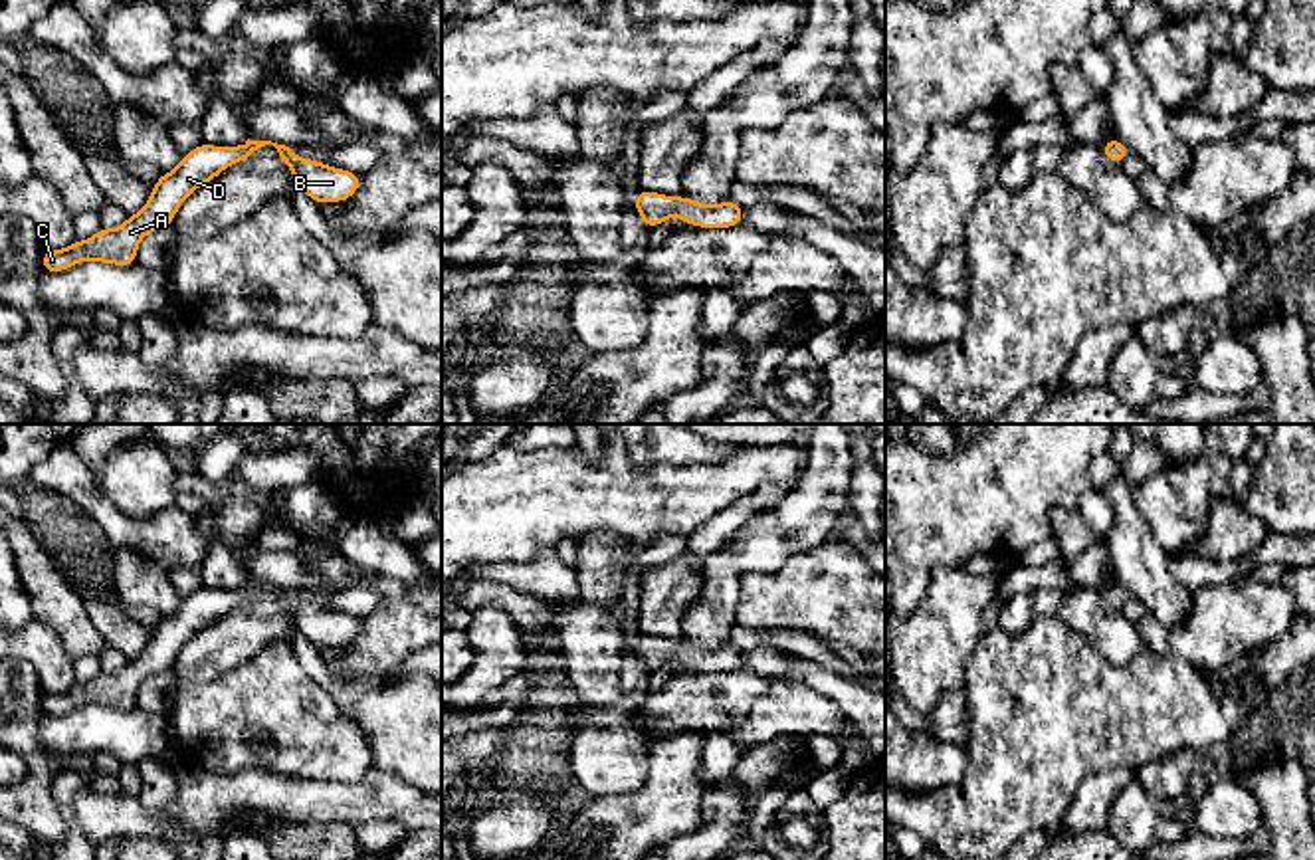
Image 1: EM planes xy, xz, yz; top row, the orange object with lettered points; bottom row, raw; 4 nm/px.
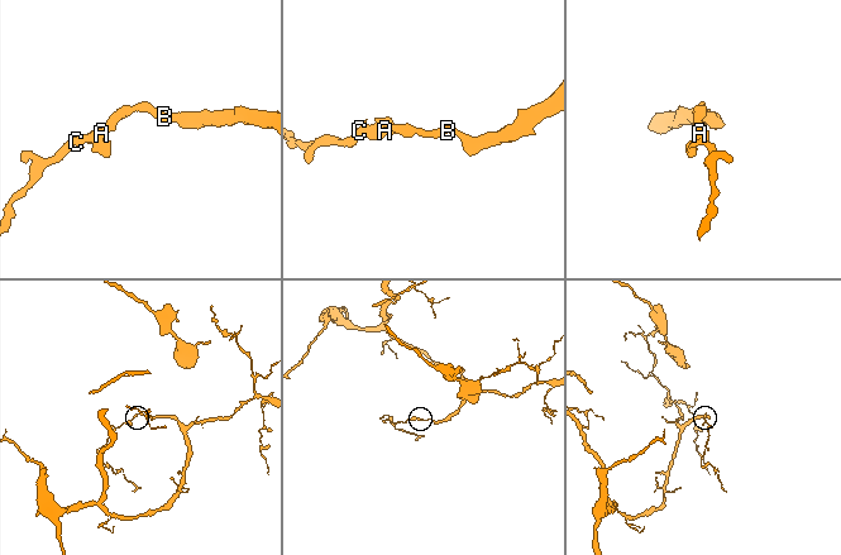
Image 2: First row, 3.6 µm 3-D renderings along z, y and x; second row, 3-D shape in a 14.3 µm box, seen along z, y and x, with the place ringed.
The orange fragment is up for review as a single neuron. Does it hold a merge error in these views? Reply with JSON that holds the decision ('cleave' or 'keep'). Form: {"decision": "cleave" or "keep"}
{"decision": "keep"}

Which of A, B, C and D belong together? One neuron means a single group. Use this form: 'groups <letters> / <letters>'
groups A B C D

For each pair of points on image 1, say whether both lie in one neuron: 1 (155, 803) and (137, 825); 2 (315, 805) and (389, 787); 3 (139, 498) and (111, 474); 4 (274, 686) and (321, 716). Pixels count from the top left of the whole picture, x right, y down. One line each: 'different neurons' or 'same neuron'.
1: different neurons
2: same neuron
3: same neuron
4: same neuron

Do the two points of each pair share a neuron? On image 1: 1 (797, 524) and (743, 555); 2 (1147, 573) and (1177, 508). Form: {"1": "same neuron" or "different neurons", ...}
{"1": "same neuron", "2": "different neurons"}

